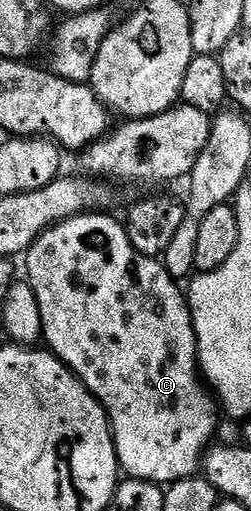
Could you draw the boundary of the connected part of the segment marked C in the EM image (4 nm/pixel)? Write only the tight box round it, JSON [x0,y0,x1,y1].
[25,214,220,486]

